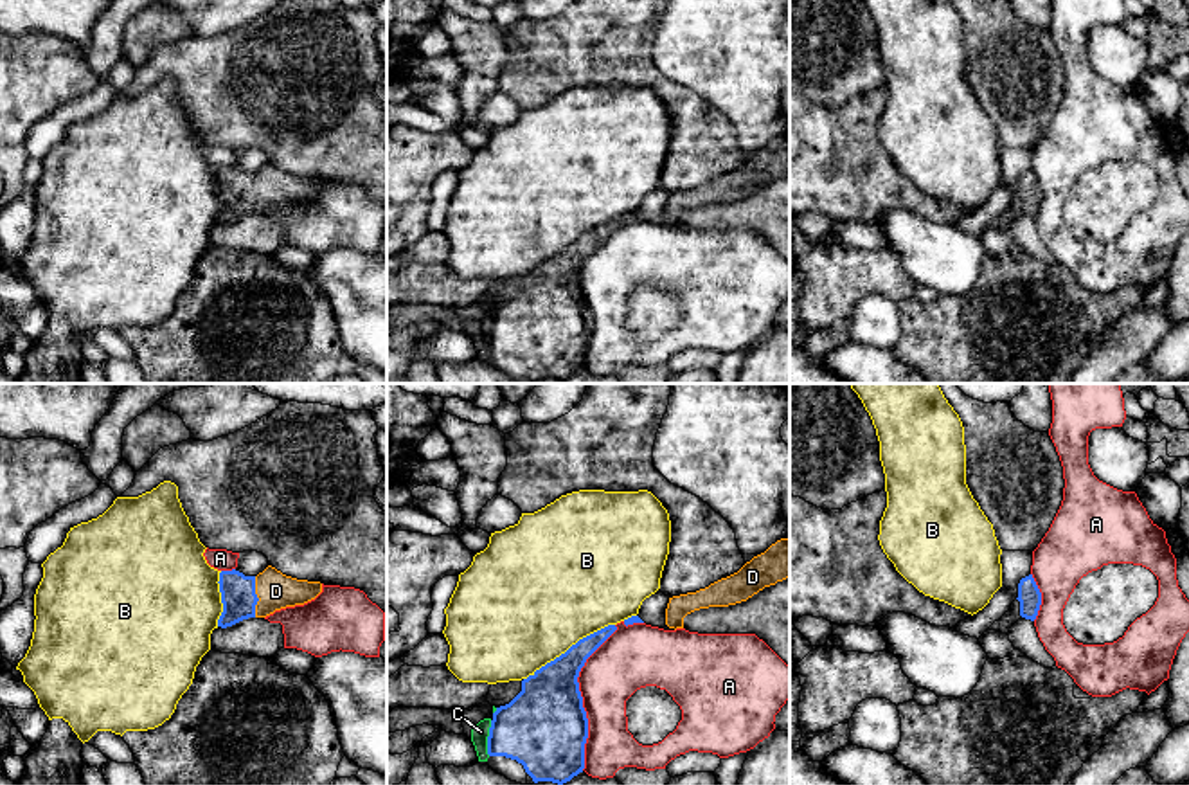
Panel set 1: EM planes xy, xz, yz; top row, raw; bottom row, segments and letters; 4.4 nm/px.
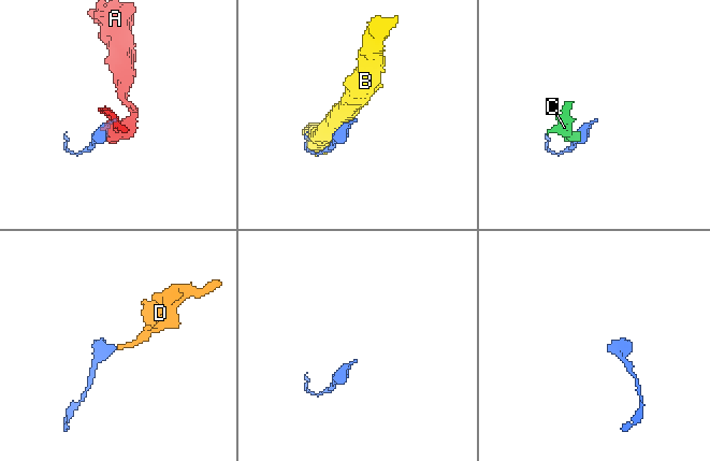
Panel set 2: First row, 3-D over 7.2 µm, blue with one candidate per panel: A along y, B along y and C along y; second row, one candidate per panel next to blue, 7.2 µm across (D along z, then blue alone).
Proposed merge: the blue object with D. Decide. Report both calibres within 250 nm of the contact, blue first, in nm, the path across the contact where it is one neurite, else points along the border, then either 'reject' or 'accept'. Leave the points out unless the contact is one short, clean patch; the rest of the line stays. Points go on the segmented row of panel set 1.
calibres 160 and 170 nm; way xy (238, 593), (241, 596), (256, 596), (276, 591); accept

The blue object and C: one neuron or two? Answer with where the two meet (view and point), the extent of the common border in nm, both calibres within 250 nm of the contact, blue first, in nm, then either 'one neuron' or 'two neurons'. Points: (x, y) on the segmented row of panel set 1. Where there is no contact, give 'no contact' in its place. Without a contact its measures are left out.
contact xz (488, 739); length 160 nm; calibres 380 and 80 nm; one neuron

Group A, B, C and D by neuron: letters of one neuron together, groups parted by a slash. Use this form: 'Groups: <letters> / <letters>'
Groups: A / B / C D

